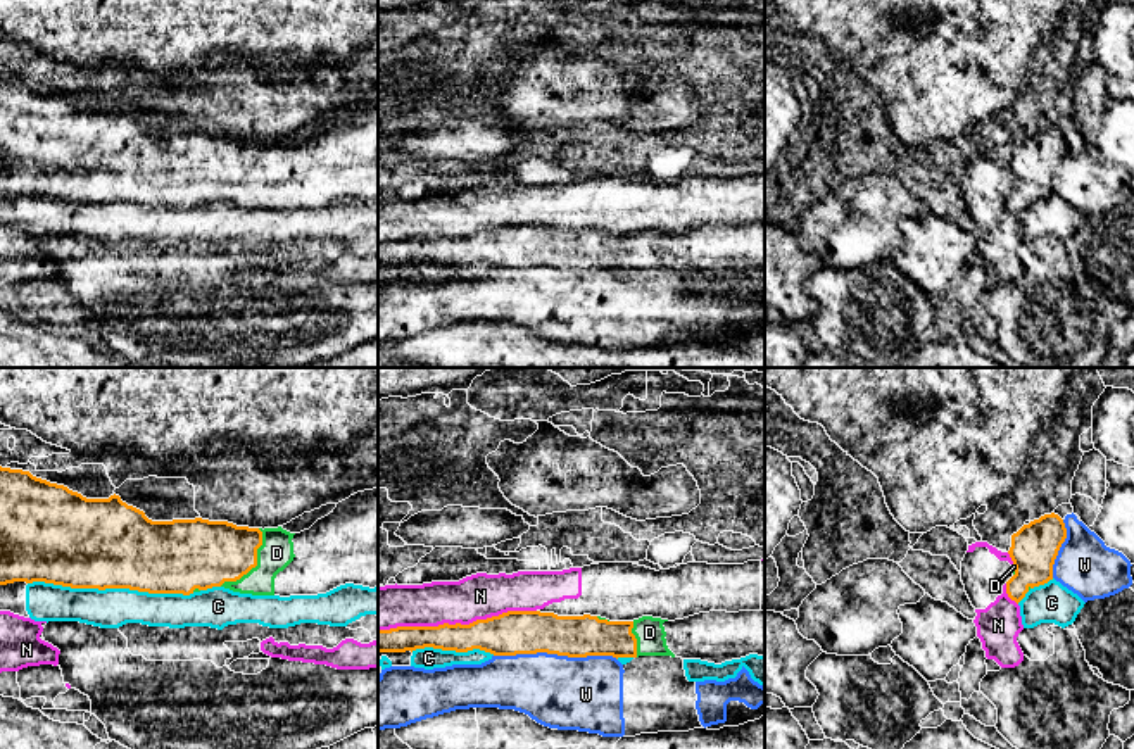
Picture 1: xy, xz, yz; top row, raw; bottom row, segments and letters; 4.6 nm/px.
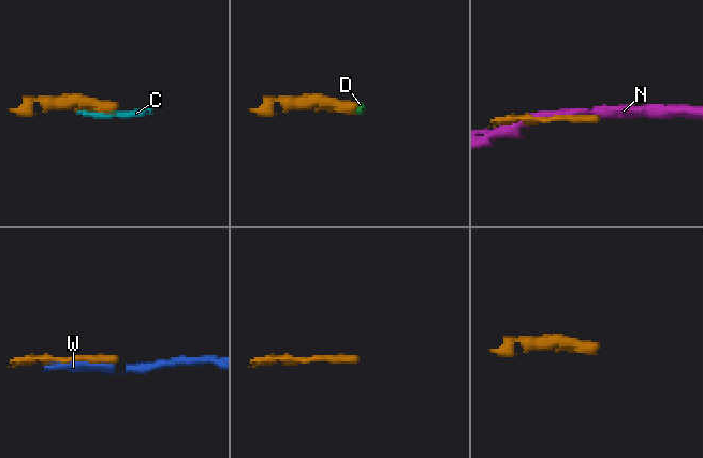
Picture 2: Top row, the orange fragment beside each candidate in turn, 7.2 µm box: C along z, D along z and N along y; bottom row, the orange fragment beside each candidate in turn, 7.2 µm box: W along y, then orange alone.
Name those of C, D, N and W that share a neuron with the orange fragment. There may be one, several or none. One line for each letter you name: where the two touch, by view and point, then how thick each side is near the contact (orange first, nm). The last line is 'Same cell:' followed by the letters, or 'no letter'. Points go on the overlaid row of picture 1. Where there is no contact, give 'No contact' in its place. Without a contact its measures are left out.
D: Touches orange at xy (256, 565). Thickness 320 nm (orange) against 160 nm
Same cell: D

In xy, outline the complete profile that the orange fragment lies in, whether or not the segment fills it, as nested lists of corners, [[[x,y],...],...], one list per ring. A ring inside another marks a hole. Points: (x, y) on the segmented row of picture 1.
[[[0,466],[0,585],[14,582],[183,595],[212,587],[280,597],[326,594],[345,583],[375,588],[378,587],[378,487],[338,502],[309,530],[290,533],[281,526],[262,530],[202,518],[152,521],[116,494],[109,499],[86,499],[64,485],[36,478],[29,471]]]

